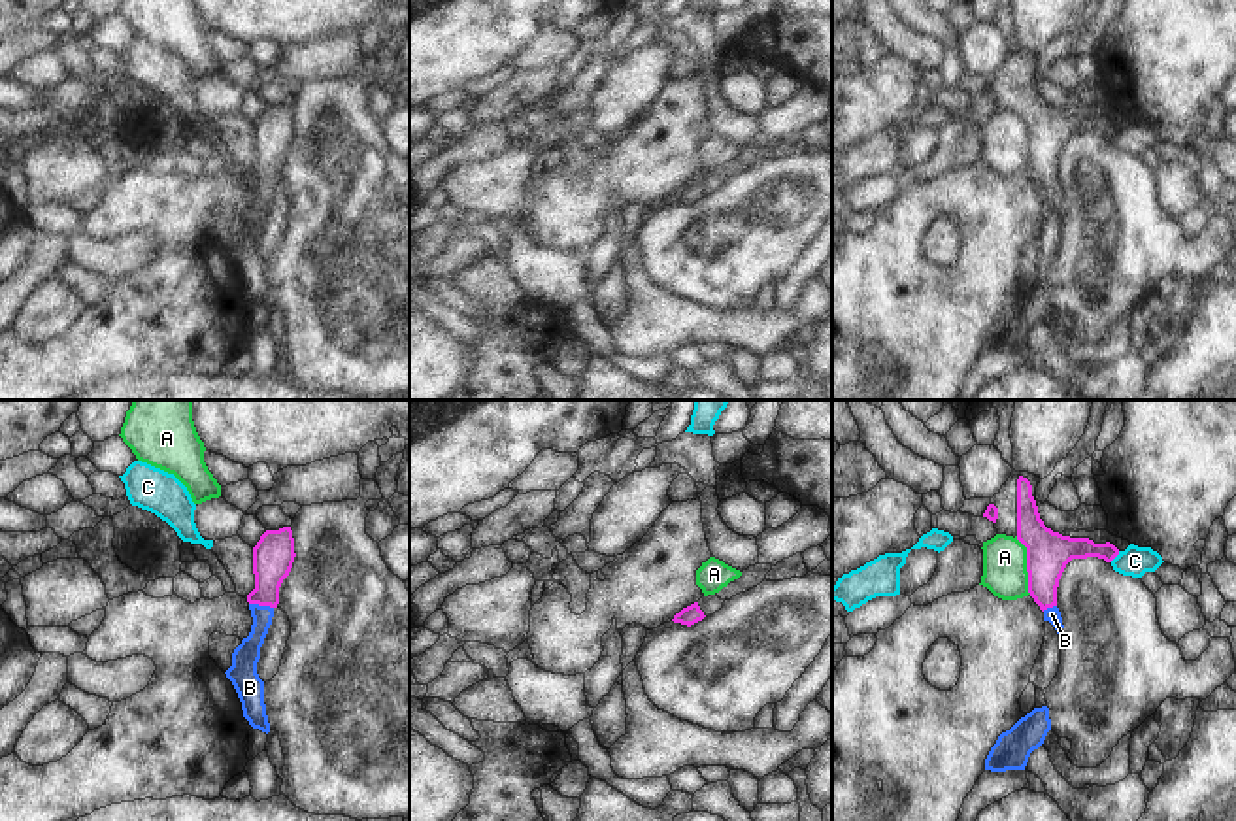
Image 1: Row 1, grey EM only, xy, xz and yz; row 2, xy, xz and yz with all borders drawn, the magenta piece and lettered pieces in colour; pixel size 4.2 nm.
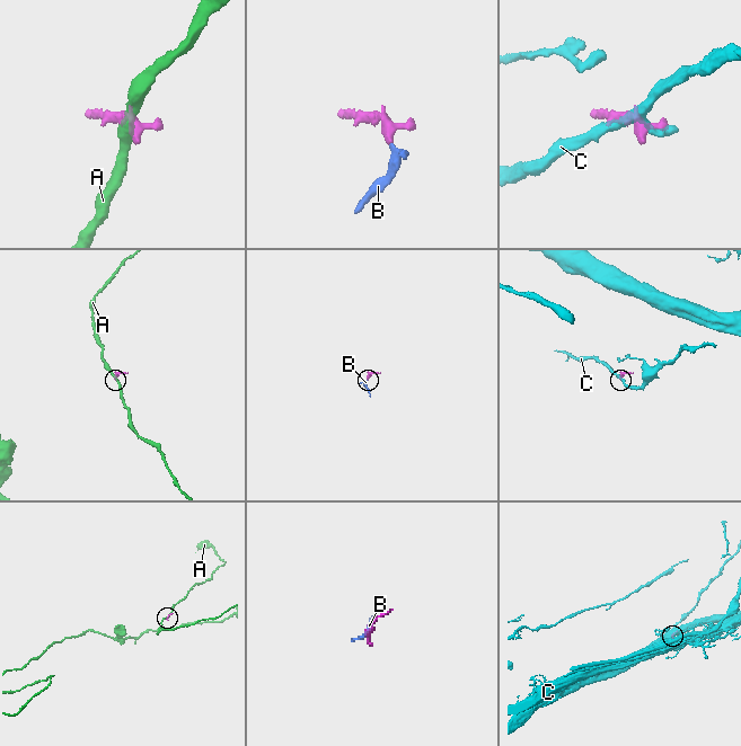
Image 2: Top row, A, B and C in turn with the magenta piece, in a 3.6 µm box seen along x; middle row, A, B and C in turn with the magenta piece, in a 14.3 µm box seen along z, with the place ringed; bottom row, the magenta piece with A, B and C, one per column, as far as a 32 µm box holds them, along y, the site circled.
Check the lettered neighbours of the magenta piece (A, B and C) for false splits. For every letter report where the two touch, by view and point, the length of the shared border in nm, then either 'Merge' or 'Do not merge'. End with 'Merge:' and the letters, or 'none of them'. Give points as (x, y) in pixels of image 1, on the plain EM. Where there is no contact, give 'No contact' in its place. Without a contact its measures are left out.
A: Touches magenta at yz (1027, 142). Shared border 260 nm. Do not merge
B: Touches magenta at xy (261, 182). Shared border 110 nm. Merge
C: Touches magenta at yz (1114, 134). Shared border 60 nm. Do not merge
Merge: B

